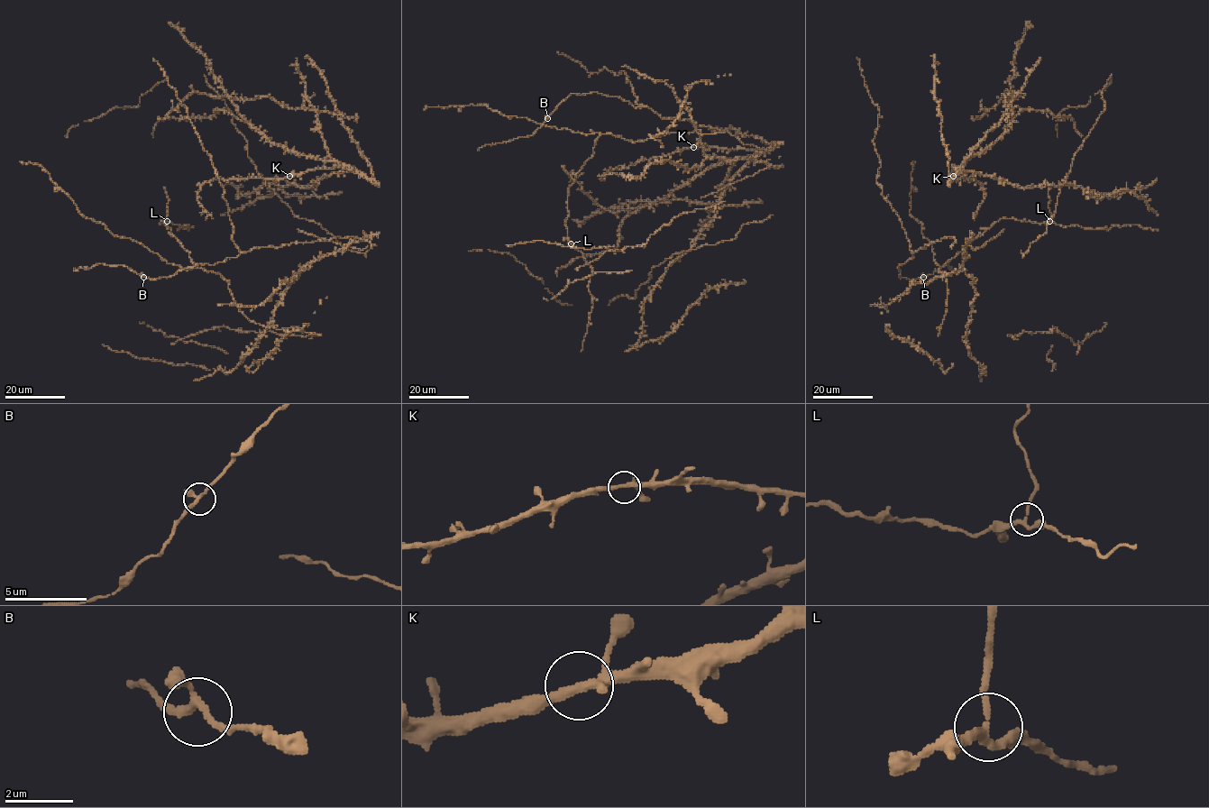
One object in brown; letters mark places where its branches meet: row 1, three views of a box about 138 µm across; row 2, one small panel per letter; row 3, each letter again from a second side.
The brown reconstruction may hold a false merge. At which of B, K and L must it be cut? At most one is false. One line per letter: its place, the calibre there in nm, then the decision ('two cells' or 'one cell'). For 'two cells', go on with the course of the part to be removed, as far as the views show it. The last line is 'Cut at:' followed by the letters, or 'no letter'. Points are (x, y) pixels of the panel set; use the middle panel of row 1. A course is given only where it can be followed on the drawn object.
B: place (547, 118); calibre 190 nm; one cell
K: place (693, 147); calibre 240 nm; one cell
L: place (571, 243); calibre 200 nm; two cells
Cut at: L

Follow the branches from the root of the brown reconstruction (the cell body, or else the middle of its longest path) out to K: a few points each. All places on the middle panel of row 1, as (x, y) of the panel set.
K: (601, 178), (609, 171), (627, 168), (640, 160), (693, 147)

